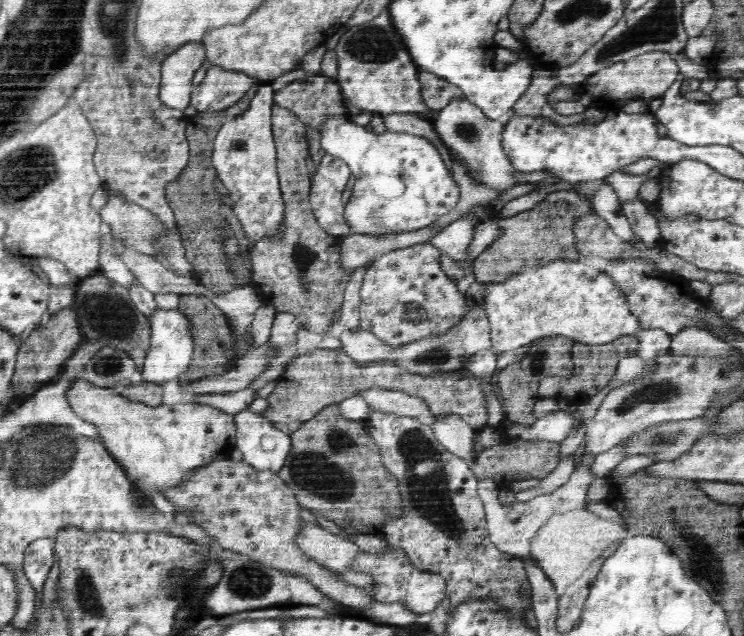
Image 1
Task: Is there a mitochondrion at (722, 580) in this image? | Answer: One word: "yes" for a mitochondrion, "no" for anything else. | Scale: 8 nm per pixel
yes

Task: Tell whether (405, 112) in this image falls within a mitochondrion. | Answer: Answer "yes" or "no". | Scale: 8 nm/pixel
no

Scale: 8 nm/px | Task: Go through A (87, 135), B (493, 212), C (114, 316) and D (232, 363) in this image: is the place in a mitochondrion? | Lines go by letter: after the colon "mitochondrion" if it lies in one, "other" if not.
A: other
B: other
C: mitochondrion
D: other

